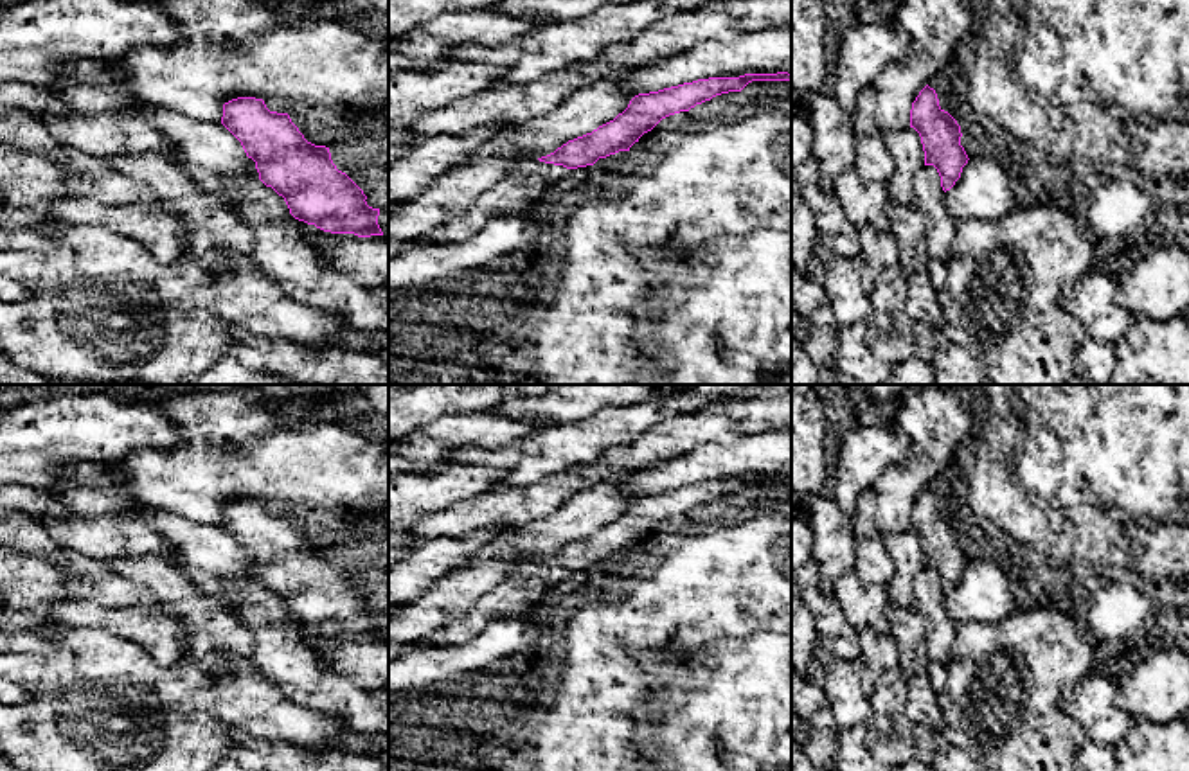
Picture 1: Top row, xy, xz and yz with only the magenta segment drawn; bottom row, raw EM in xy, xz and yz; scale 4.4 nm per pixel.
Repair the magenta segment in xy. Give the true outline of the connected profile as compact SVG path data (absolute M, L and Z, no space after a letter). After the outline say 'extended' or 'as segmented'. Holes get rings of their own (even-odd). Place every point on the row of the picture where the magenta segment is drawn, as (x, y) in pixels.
M237 97L223 104L221 124L255 162L259 180L284 198L295 219L331 234L383 235L380 208L367 205L363 191L333 164L329 147L308 142L288 113L270 111L263 99Z; as segmented

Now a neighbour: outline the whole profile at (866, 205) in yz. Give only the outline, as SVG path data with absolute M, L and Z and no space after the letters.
M854 169L838 176L835 194L856 228L874 228L876 232L890 230L890 201L887 183L865 183Z

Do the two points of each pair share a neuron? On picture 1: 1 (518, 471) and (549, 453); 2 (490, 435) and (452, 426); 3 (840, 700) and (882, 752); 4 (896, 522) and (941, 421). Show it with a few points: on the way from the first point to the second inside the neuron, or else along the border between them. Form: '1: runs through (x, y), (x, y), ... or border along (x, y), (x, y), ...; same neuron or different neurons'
1: runs through (526, 464), (542, 453); same neuron
2: runs through (481, 430), (461, 430); same neuron
3: border along (869, 698), (869, 717), (864, 723); different neurons
4: runs through (896, 496), (896, 489), (927, 459), (930, 446); same neuron

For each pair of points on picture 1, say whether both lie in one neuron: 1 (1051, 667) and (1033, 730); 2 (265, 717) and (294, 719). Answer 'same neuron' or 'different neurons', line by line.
1: same neuron
2: same neuron

